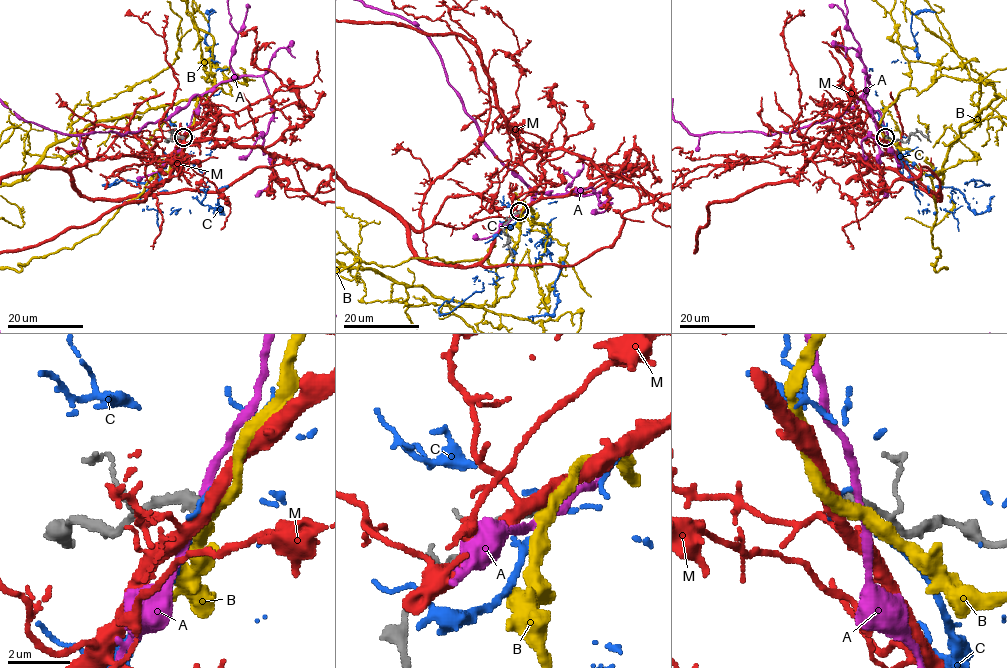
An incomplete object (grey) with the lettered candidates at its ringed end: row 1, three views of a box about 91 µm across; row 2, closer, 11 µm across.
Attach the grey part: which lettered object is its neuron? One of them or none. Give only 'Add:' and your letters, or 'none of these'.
Add: none of these

